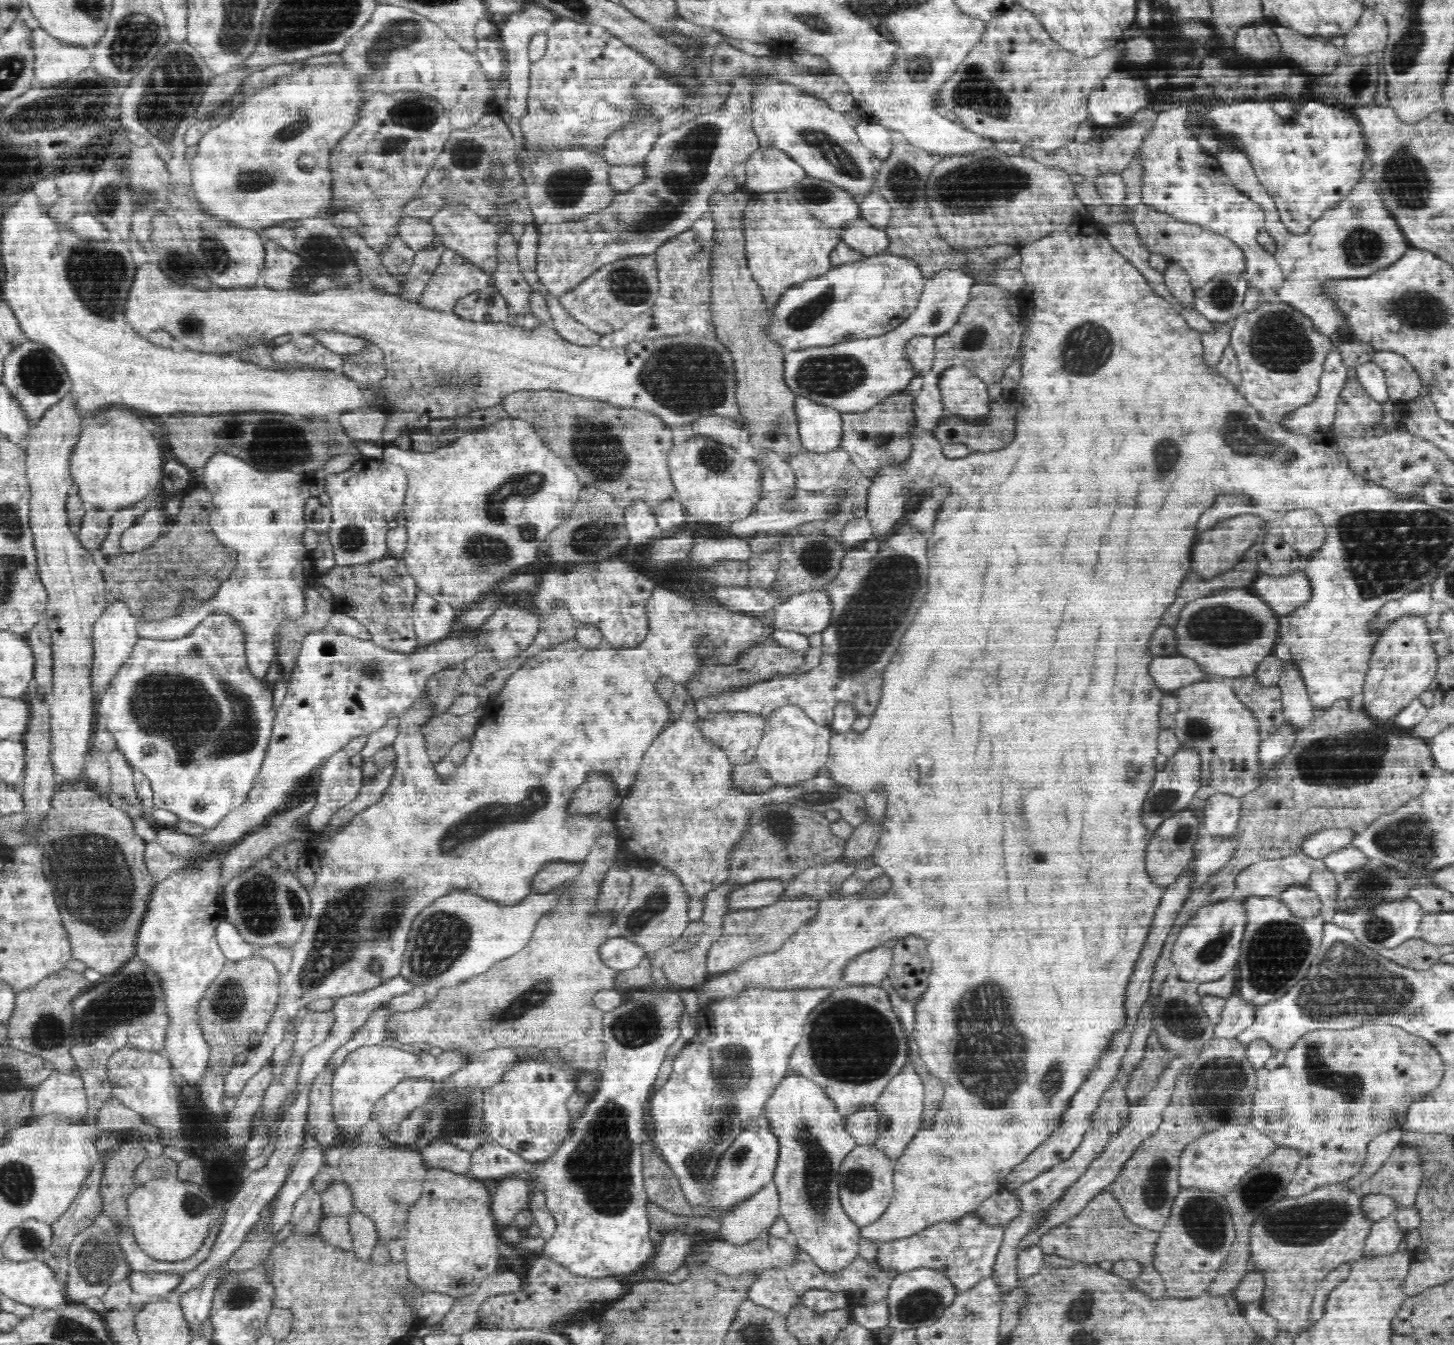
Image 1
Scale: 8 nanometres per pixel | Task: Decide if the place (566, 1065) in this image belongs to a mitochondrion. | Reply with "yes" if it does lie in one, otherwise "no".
no

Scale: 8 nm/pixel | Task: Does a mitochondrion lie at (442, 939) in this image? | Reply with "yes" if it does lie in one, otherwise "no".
yes

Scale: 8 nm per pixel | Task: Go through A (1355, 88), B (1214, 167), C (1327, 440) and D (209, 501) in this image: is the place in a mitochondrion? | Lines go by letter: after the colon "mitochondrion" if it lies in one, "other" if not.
A: mitochondrion
B: other
C: other
D: other

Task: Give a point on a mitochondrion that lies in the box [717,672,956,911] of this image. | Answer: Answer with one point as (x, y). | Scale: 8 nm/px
(781, 824)

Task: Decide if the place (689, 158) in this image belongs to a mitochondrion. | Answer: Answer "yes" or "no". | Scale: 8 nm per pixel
yes

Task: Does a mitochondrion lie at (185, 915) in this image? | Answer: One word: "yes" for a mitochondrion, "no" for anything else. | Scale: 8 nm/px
no

